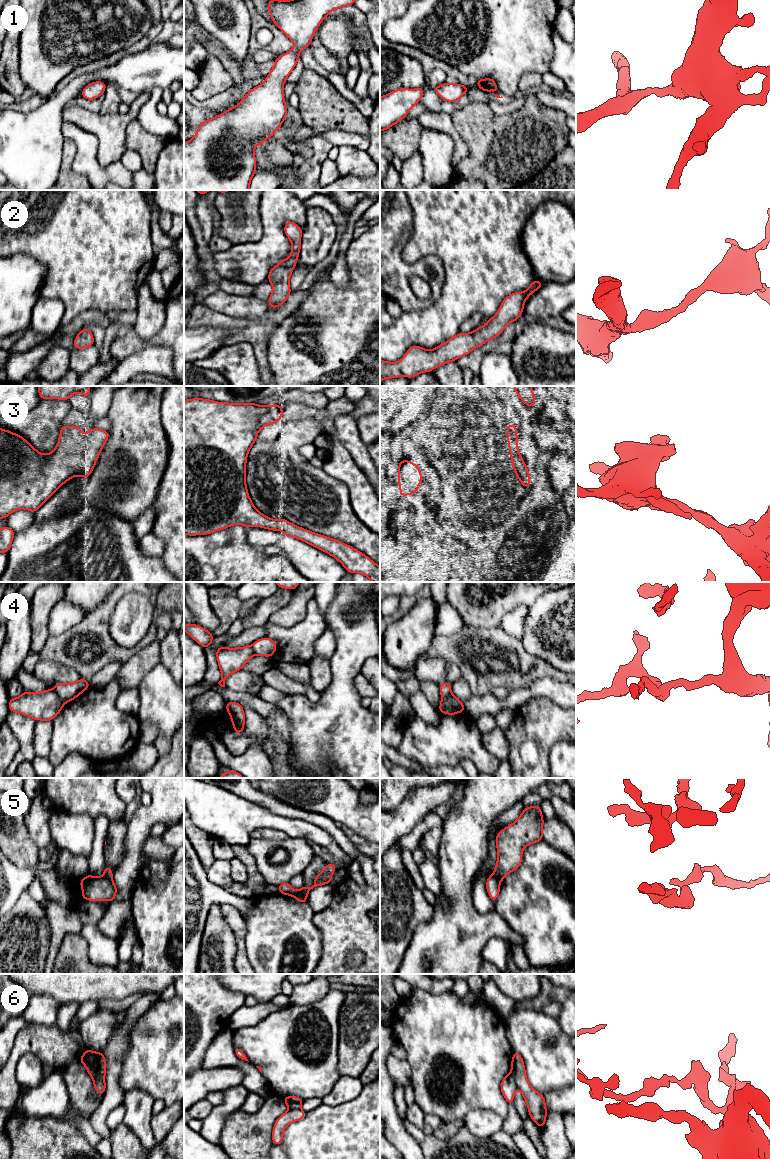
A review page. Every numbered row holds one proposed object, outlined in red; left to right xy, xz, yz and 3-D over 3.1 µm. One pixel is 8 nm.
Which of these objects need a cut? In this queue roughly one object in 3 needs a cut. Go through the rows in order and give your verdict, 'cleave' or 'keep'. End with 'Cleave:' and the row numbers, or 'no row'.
1: keep
2: keep
3: keep
4: cleave
5: cleave
6: cleave
Cleave: 4, 5, 6

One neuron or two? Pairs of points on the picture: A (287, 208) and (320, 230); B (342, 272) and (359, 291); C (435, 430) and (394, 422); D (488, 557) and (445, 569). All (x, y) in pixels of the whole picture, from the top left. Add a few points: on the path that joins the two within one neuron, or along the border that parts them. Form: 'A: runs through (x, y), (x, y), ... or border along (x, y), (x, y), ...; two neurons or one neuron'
A: border along (307, 209), (307, 221), (303, 229); two neurons
B: border along (345, 257), (349, 283), (345, 287), (340, 288); two neurons
C: border along (419, 418), (411, 424); two neurons
D: border along (471, 549), (481, 565); two neurons

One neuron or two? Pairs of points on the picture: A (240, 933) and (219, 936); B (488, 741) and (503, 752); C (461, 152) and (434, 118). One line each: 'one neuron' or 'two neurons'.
A: two neurons
B: one neuron
C: one neuron

